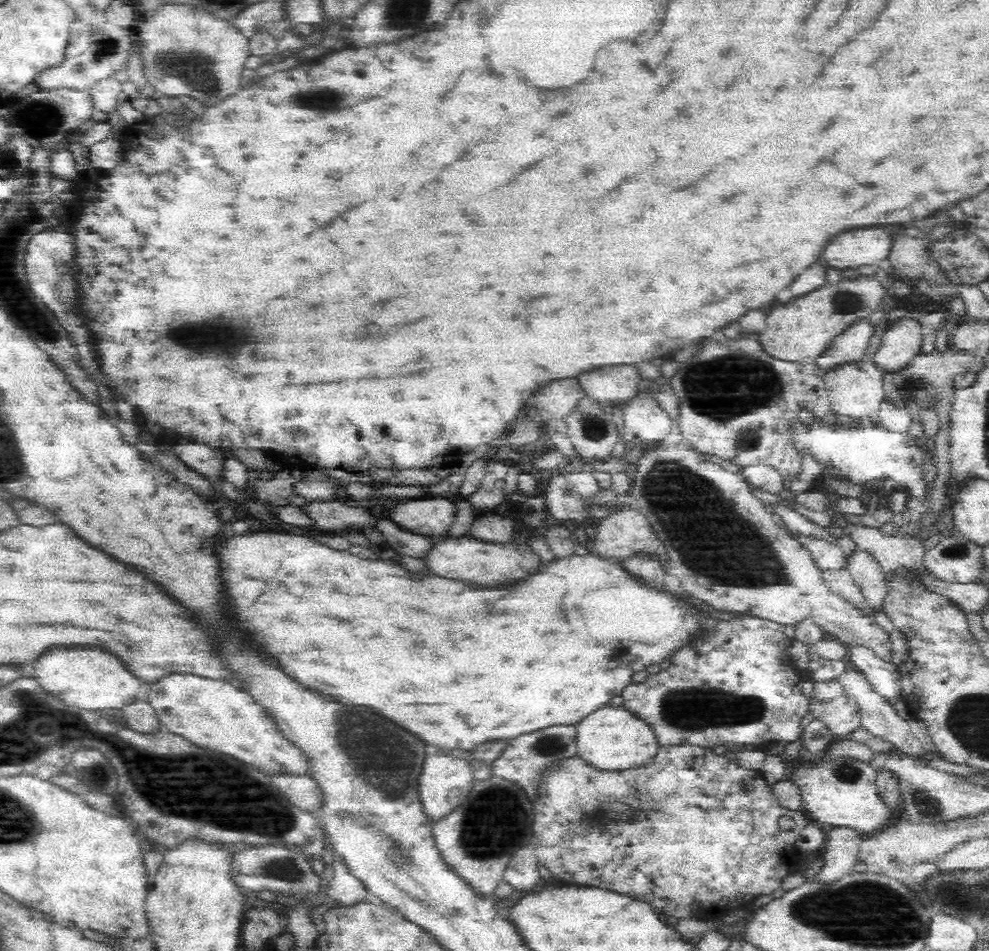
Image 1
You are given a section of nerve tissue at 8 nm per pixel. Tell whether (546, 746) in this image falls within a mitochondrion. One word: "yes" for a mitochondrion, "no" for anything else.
yes

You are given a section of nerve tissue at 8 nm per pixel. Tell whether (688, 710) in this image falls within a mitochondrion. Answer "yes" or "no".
yes

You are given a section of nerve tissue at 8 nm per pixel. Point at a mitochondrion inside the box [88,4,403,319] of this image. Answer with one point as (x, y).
(197, 71)

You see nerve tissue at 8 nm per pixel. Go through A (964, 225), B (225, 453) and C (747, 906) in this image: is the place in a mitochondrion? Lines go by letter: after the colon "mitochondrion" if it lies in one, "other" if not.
A: other
B: other
C: other

